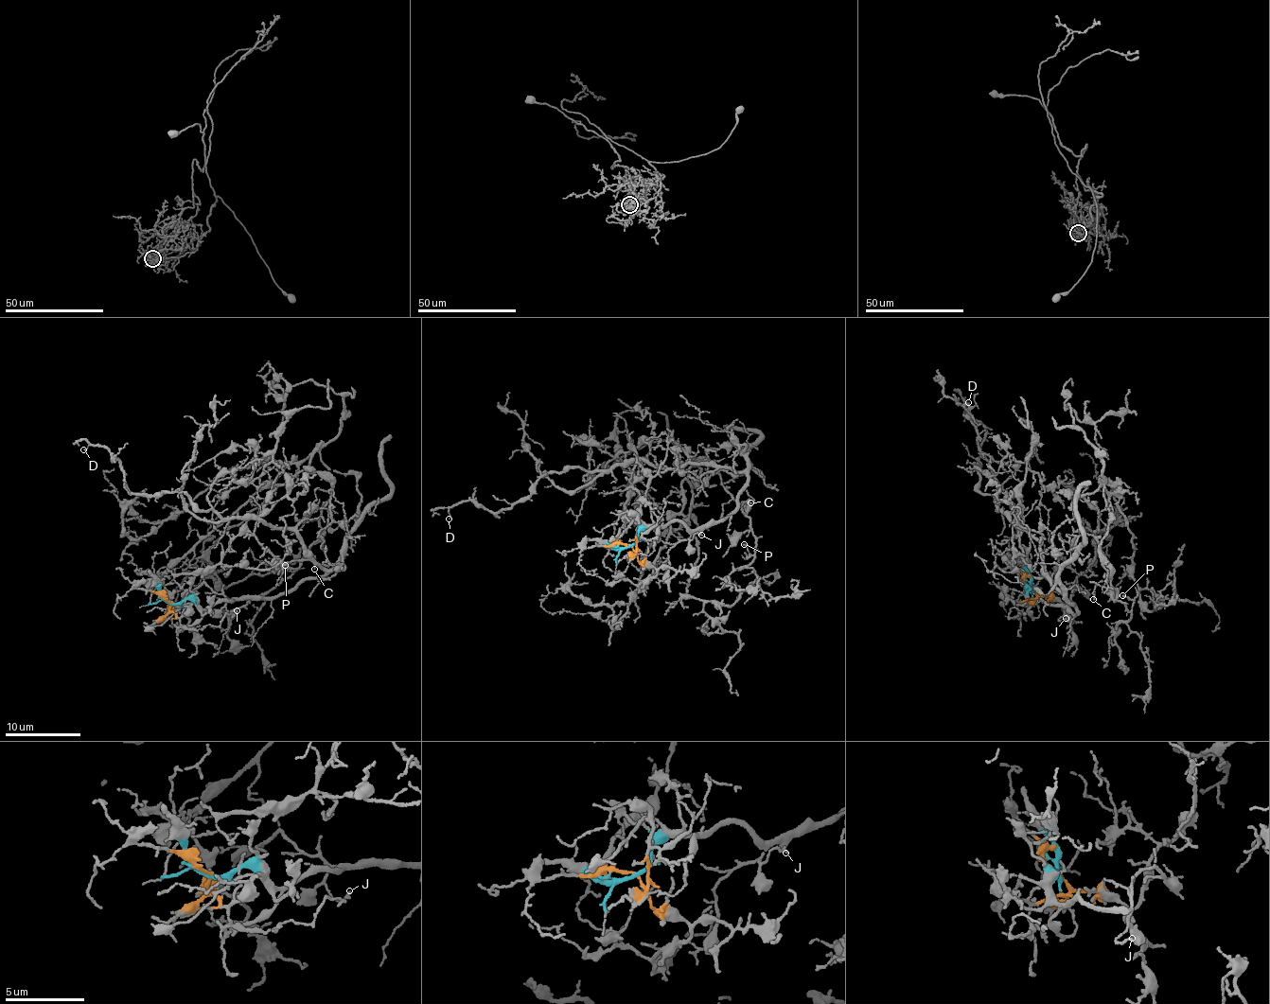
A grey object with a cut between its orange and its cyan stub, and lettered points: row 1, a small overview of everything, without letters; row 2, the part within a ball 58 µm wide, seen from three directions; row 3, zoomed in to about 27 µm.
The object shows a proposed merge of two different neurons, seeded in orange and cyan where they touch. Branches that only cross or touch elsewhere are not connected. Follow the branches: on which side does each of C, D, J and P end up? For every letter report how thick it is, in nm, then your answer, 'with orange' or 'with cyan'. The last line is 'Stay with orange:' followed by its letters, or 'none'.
C: 130 nm thick; with orange
D: 90 nm thick; with cyan
J: 130 nm thick; with cyan
P: 130 nm thick; with orange
Stay with orange: C, P

